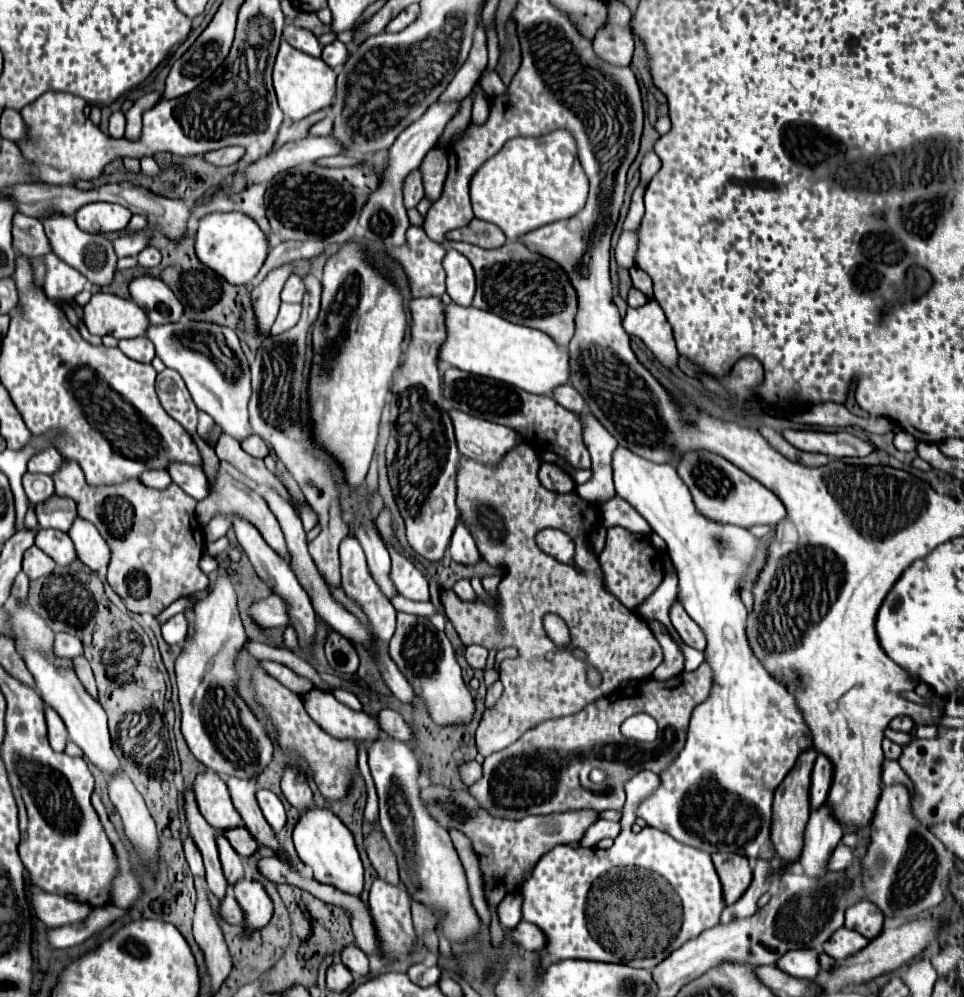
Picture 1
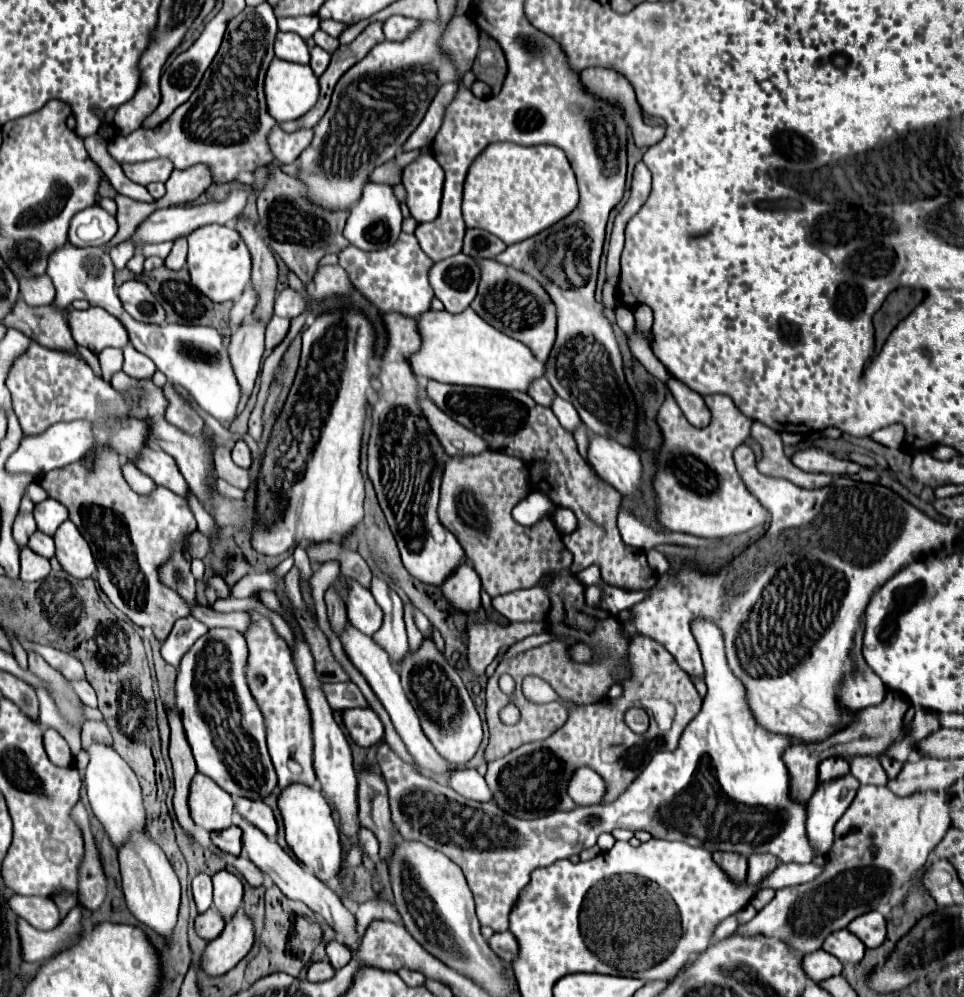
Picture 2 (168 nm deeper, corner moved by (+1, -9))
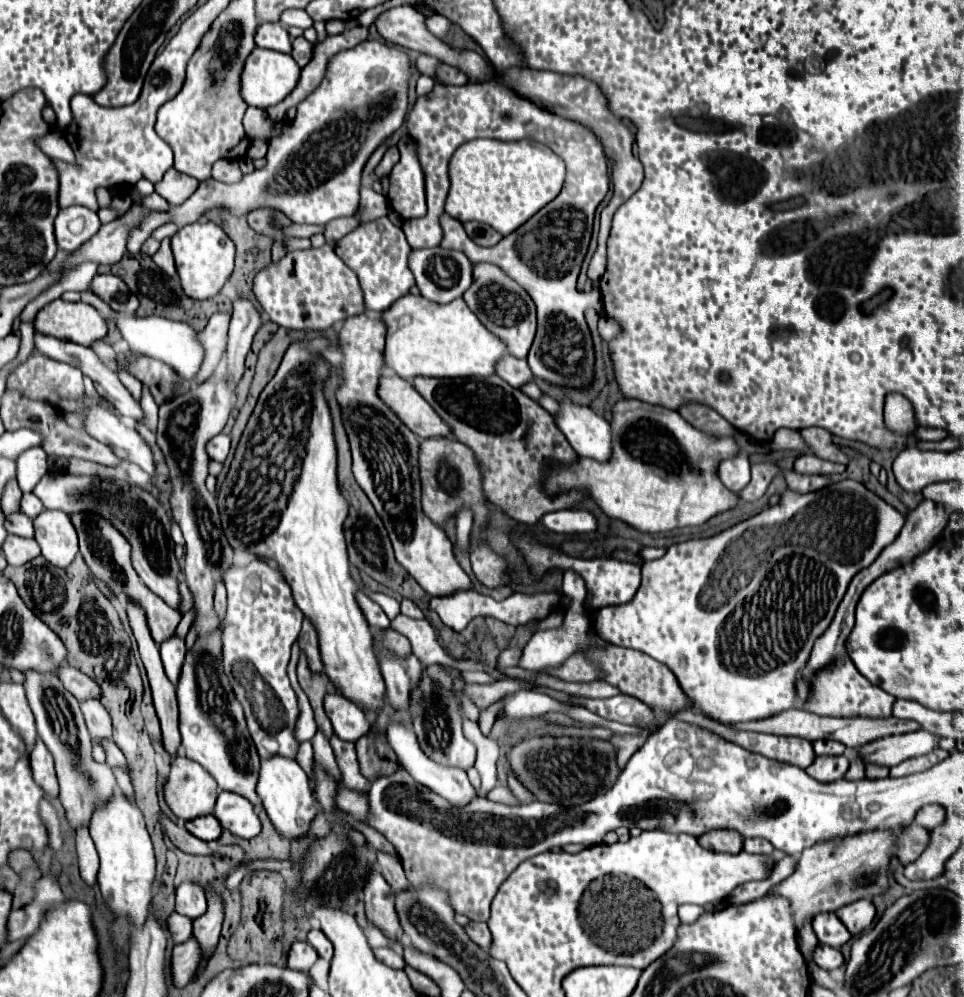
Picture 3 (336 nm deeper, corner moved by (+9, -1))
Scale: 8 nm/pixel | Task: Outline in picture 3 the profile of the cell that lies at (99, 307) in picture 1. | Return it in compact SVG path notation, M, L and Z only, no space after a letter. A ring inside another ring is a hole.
M62 298L46 304L34 320L34 328L42 334L58 336L76 344L90 346L108 334L106 320L84 302L64 302Z

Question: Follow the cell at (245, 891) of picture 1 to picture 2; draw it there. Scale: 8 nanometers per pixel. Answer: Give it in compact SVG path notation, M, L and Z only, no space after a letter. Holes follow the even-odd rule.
M238 912L232 918L232 922L226 924L224 932L212 942L208 942L200 958L200 968L208 976L222 976L250 952L252 944L254 944L252 920L244 912Z

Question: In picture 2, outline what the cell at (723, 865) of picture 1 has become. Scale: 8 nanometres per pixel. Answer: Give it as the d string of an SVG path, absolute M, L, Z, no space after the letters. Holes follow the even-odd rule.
M714 852L712 858L736 882L744 882L746 880L746 868L748 866L746 866L746 856L744 854L738 854L738 852Z

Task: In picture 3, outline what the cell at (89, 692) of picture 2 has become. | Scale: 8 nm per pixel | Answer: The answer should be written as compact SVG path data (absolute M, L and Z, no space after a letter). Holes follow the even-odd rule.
M82 700L80 708L82 708L84 720L92 738L112 738L110 716L98 700Z

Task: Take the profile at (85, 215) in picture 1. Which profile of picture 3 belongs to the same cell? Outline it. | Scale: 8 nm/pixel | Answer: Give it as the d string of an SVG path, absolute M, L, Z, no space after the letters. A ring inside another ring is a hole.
M84 206L62 208L56 216L56 242L62 250L76 250L88 242L100 230L100 218L96 212Z

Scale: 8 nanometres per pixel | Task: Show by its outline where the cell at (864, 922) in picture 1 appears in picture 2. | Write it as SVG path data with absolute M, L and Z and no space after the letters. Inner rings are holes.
M872 910L852 920L852 924L848 924L848 930L856 934L866 944L866 948L878 948L886 938L886 920L880 912Z

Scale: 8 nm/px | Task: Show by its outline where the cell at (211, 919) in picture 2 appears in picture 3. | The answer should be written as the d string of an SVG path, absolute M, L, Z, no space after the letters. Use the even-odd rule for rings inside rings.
M172 914L168 918L168 928L170 928L176 944L182 944L184 940L188 940L192 936L192 924L194 924L194 920L188 920L188 916Z

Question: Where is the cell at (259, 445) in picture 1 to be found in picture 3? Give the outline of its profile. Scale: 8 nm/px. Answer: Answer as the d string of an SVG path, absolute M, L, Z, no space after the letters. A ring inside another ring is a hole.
M220 434L220 436L214 436L210 442L208 442L208 456L216 462L224 462L228 452L230 452L230 436L226 434Z

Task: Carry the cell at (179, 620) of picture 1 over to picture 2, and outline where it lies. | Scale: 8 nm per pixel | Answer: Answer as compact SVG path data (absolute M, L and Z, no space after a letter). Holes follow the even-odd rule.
M192 616L180 618L180 620L174 624L170 636L162 642L162 658L164 658L170 666L178 668L178 664L180 664L182 656L188 652L188 648L192 648L192 644L194 644L200 636L204 636L206 632L208 632L208 628L206 628L202 622L198 622L196 618L192 618Z

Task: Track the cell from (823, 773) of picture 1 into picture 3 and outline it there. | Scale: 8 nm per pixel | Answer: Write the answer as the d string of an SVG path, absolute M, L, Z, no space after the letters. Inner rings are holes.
M816 740L814 742L816 756L840 756L840 754L844 754L844 750L846 750L846 746L840 742L834 742L834 740Z

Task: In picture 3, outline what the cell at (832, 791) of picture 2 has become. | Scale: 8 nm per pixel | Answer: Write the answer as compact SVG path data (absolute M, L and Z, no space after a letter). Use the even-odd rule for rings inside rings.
M818 756L806 772L818 782L838 782L848 772L848 764L846 756Z

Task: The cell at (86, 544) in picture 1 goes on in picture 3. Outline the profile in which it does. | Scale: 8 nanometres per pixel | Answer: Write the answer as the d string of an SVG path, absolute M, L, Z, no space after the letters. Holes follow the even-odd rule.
M44 510L34 518L36 542L42 548L42 556L58 568L66 568L78 554L76 530L70 516L60 510Z

